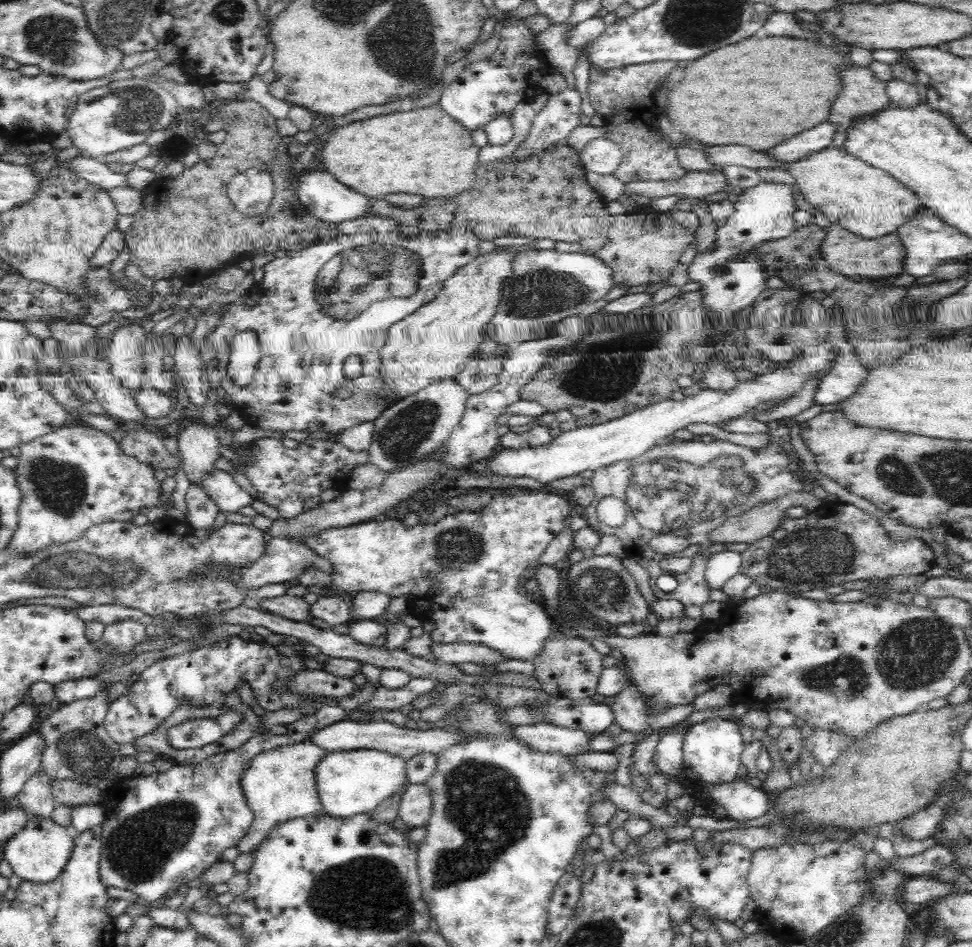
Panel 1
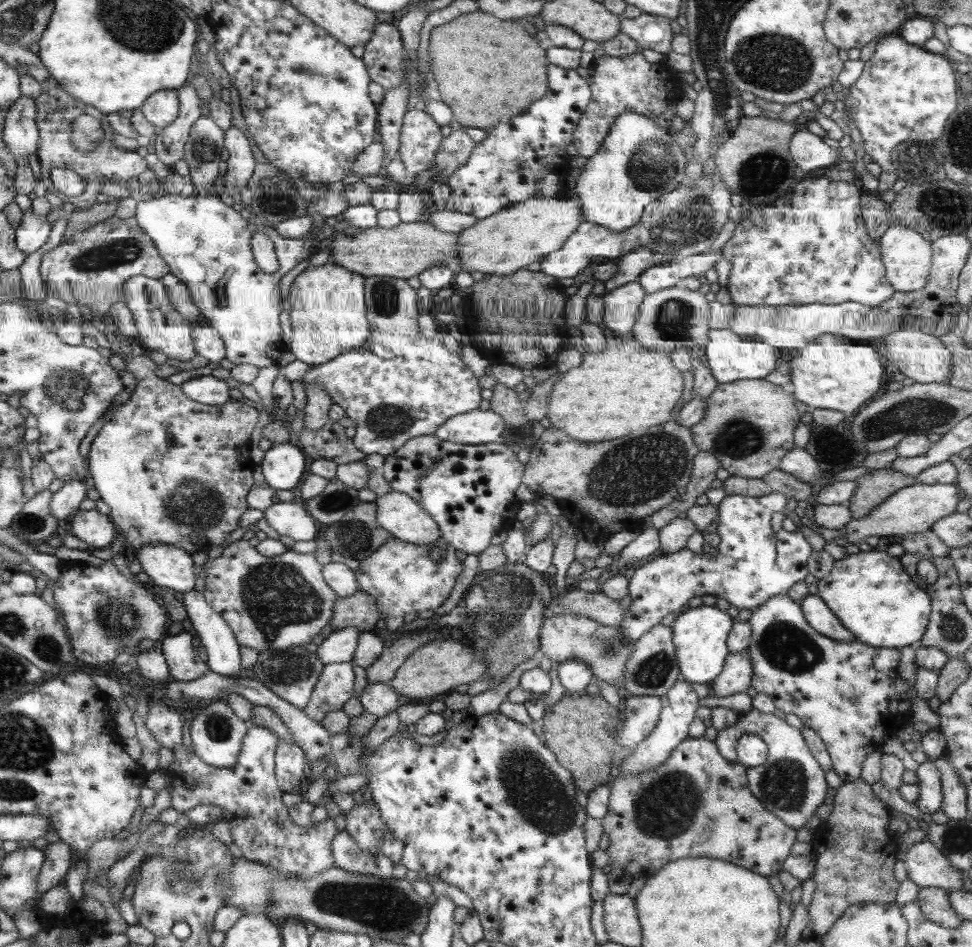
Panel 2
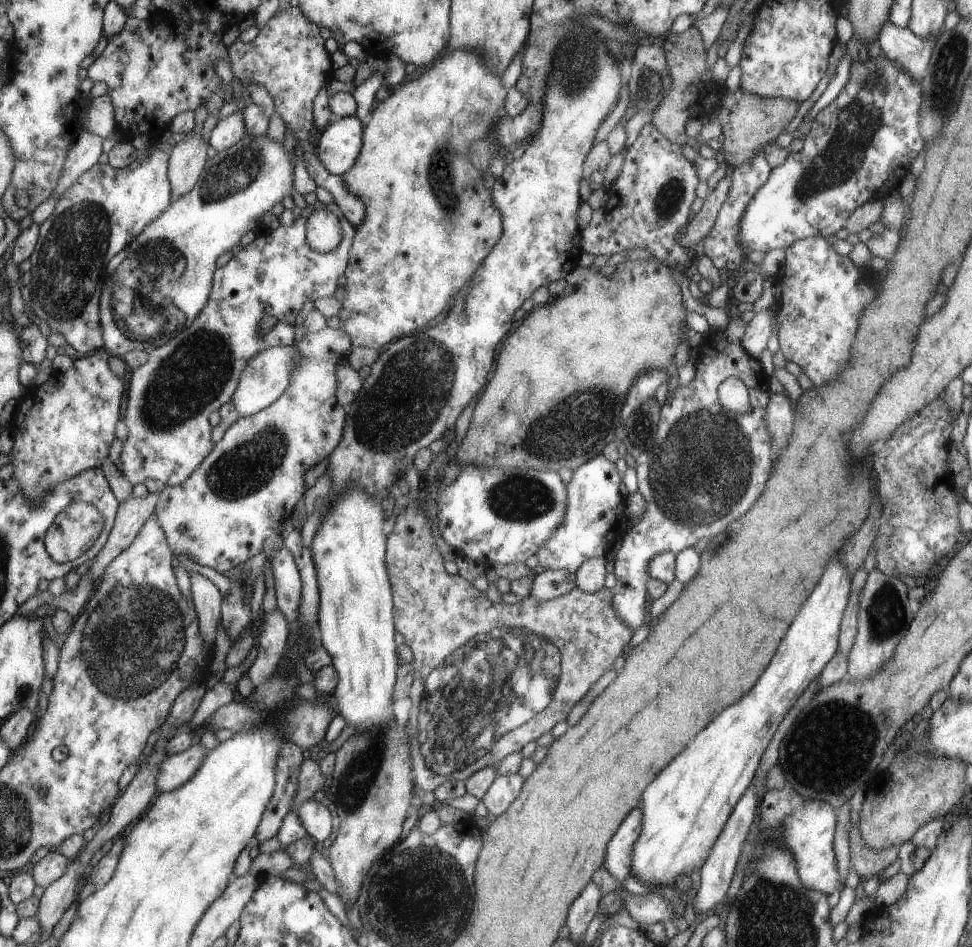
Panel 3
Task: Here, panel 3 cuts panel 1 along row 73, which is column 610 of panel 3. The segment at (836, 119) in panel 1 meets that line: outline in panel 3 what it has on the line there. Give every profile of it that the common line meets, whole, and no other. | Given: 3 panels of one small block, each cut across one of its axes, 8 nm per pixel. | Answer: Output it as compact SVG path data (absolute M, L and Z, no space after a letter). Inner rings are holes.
M641 800L617 826L607 846L605 869L617 881L622 882L631 872L631 852L639 832L641 832Z

